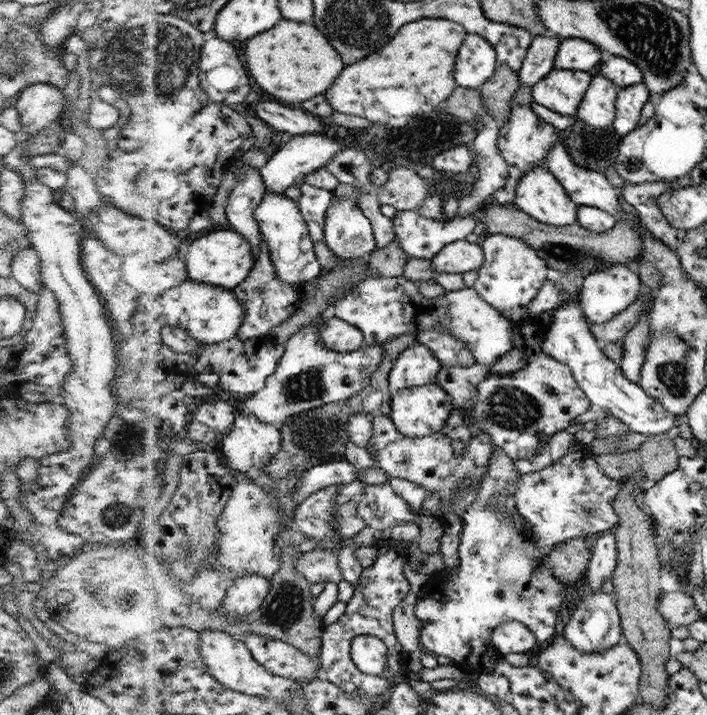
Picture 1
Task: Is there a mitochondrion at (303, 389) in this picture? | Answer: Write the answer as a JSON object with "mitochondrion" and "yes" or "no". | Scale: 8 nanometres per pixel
{"mitochondrion":"yes"}

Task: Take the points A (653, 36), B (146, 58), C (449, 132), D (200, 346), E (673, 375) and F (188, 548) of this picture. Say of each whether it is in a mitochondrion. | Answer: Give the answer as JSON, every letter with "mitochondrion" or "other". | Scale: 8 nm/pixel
{"A":"mitochondrion","B":"mitochondrion","C":"other","D":"other","E":"mitochondrion","F":"mitochondrion"}

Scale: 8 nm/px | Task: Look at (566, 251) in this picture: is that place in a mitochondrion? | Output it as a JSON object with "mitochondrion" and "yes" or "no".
{"mitochondrion":"yes"}

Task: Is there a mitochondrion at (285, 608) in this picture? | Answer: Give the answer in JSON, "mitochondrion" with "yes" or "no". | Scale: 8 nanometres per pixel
{"mitochondrion":"yes"}

